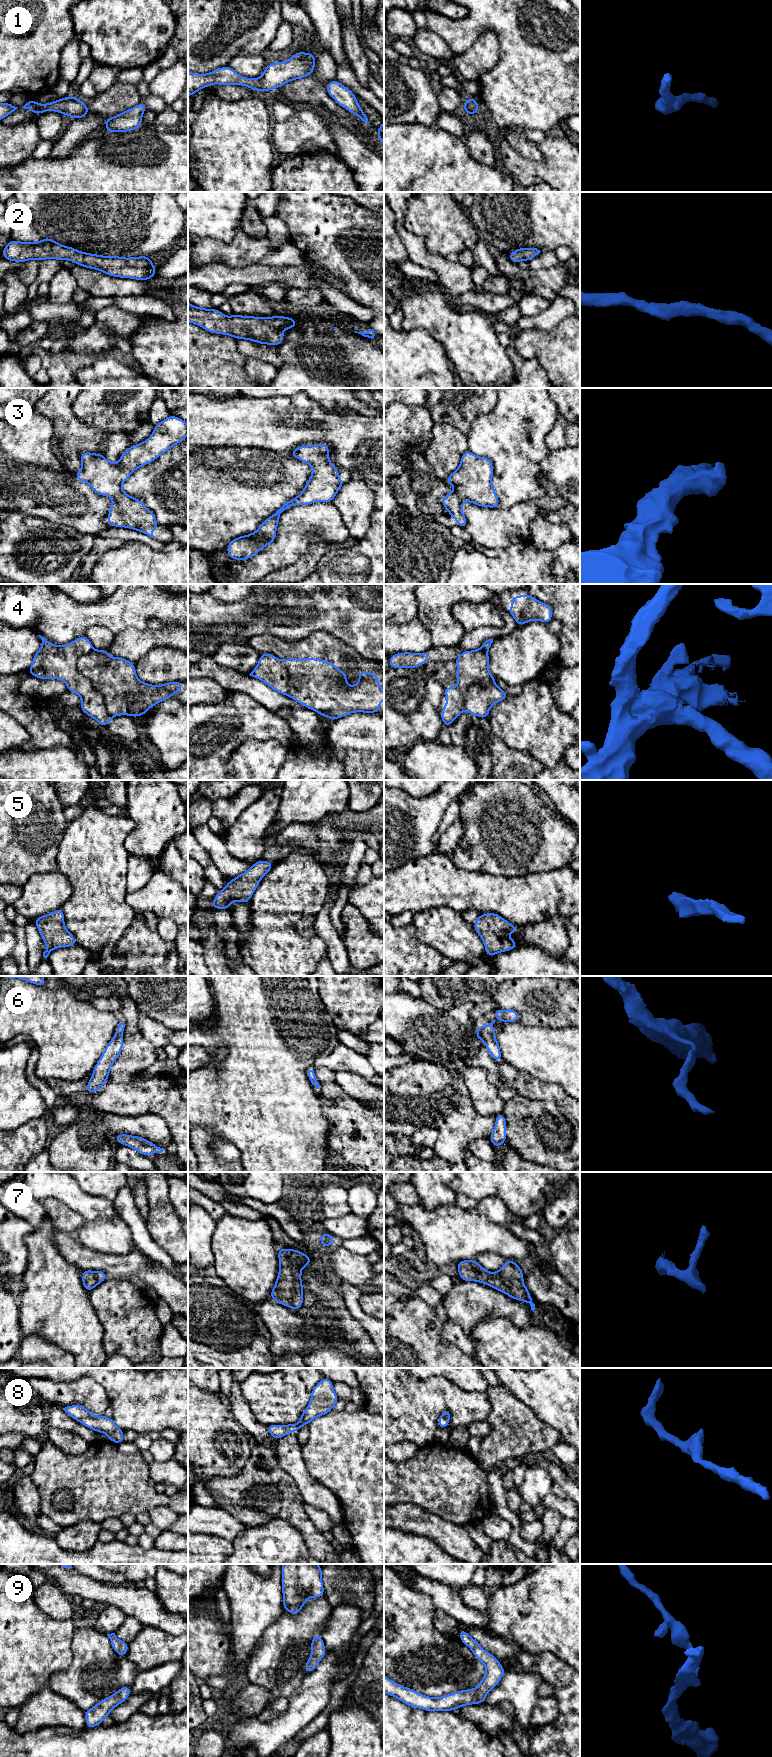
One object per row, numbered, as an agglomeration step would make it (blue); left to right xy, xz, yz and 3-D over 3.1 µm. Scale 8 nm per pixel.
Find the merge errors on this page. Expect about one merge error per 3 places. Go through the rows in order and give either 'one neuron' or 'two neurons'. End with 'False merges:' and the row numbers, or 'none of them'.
1: one neuron
2: one neuron
3: one neuron
4: two neurons
5: one neuron
6: one neuron
7: one neuron
8: one neuron
9: one neuron
False merges: 4

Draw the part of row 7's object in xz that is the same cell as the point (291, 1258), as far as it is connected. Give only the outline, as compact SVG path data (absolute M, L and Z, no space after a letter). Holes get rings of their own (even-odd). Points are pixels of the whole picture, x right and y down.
M278 1249L280 1269L270 1298L278 1304L293 1310L301 1310L304 1301L304 1287L301 1282L301 1270L310 1265L312 1259L296 1249Z

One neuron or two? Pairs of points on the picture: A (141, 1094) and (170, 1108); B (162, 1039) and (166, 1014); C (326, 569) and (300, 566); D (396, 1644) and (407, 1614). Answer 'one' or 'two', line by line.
A: one
B: two
C: two
D: one

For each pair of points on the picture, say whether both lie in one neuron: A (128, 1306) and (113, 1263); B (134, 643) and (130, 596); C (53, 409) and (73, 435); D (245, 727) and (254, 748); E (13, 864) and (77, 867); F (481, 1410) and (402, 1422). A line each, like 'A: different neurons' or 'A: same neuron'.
A: different neurons
B: different neurons
C: same neuron
D: different neurons
E: different neurons
F: same neuron

